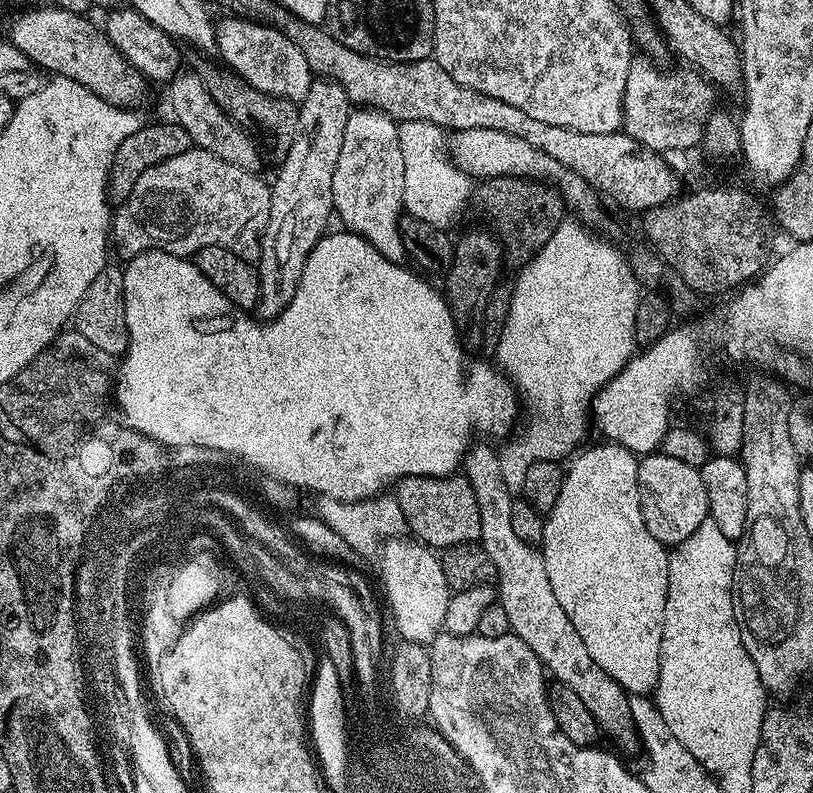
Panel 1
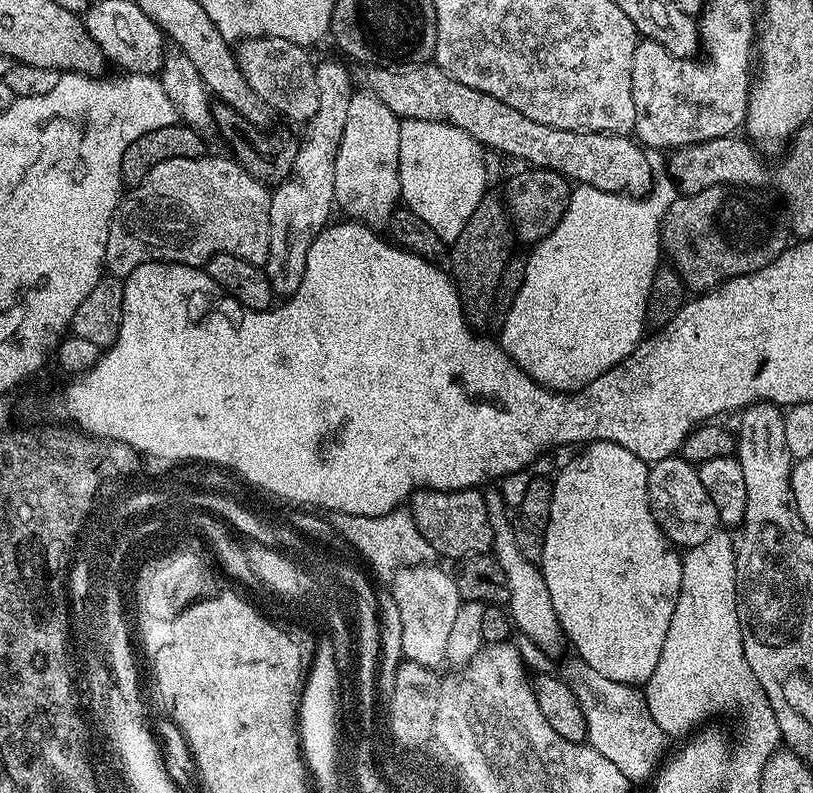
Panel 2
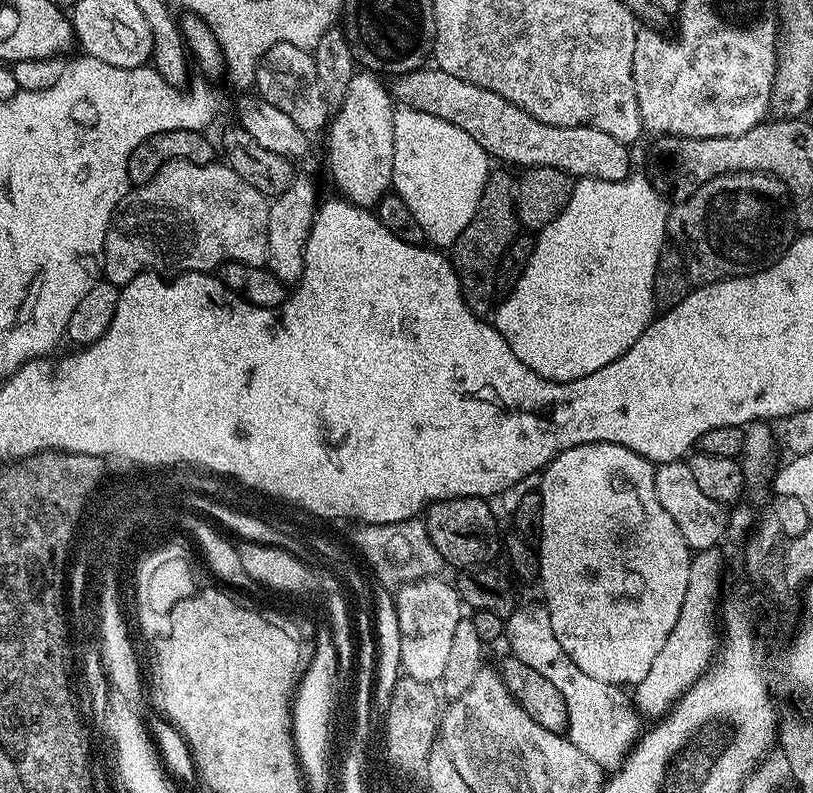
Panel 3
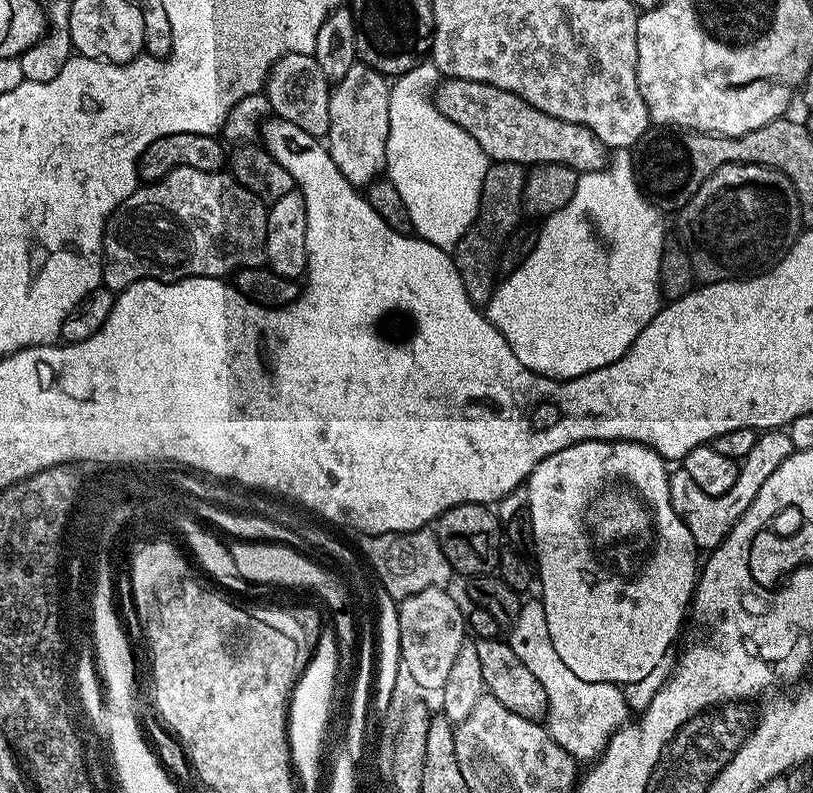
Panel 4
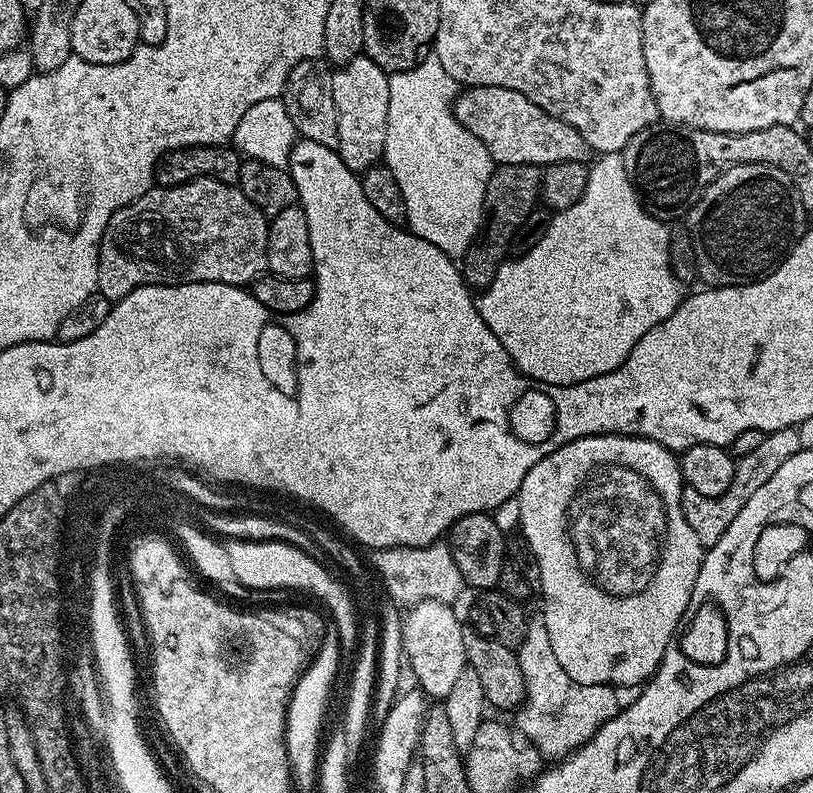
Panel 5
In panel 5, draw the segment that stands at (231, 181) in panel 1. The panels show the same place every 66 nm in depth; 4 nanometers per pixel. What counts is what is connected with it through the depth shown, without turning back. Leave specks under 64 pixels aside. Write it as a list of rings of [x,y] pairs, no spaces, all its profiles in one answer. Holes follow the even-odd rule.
[[[197,176],[184,184],[154,186],[132,204],[119,208],[110,218],[100,239],[98,258],[99,295],[109,302],[122,299],[135,288],[147,284],[219,284],[251,285],[268,272],[269,217],[263,216],[236,184],[227,184],[209,176]]]

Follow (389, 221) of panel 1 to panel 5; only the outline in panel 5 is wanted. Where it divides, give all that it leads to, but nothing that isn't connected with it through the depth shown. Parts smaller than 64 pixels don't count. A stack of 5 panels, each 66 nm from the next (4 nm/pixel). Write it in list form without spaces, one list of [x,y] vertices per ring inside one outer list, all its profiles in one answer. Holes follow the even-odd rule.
[[[363,54],[354,57],[348,64],[341,64],[332,72],[332,93],[334,94],[334,110],[338,114],[338,142],[336,151],[340,153],[342,162],[350,166],[350,170],[363,174],[368,168],[381,163],[386,146],[386,114],[390,110],[389,73],[386,73]]]

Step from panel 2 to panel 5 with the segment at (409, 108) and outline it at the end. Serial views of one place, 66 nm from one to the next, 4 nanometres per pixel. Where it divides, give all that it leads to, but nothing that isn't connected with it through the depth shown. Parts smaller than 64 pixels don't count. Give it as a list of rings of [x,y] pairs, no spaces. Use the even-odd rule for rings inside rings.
[[[506,86],[465,87],[457,95],[452,112],[456,121],[466,126],[466,130],[470,130],[470,134],[474,134],[482,146],[486,146],[497,165],[547,166],[562,162],[584,162],[590,156],[586,138],[582,138],[574,126],[546,114],[546,110],[530,102],[526,94],[518,94],[518,90],[506,90]]]

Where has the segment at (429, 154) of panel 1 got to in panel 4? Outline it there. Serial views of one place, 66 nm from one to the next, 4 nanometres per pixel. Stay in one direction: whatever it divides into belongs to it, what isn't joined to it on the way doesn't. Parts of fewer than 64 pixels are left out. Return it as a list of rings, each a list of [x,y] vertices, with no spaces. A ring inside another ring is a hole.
[[[422,62],[414,66],[414,70],[403,72],[391,81],[386,176],[391,180],[394,190],[402,194],[402,202],[406,202],[412,232],[426,242],[434,242],[434,246],[455,250],[460,239],[471,230],[480,214],[480,199],[484,193],[490,161],[482,146],[478,146],[478,142],[474,142],[474,138],[470,138],[470,134],[466,134],[462,126],[454,126],[454,122],[450,122],[450,118],[446,118],[446,114],[438,110],[434,89],[441,79],[435,64]]]

